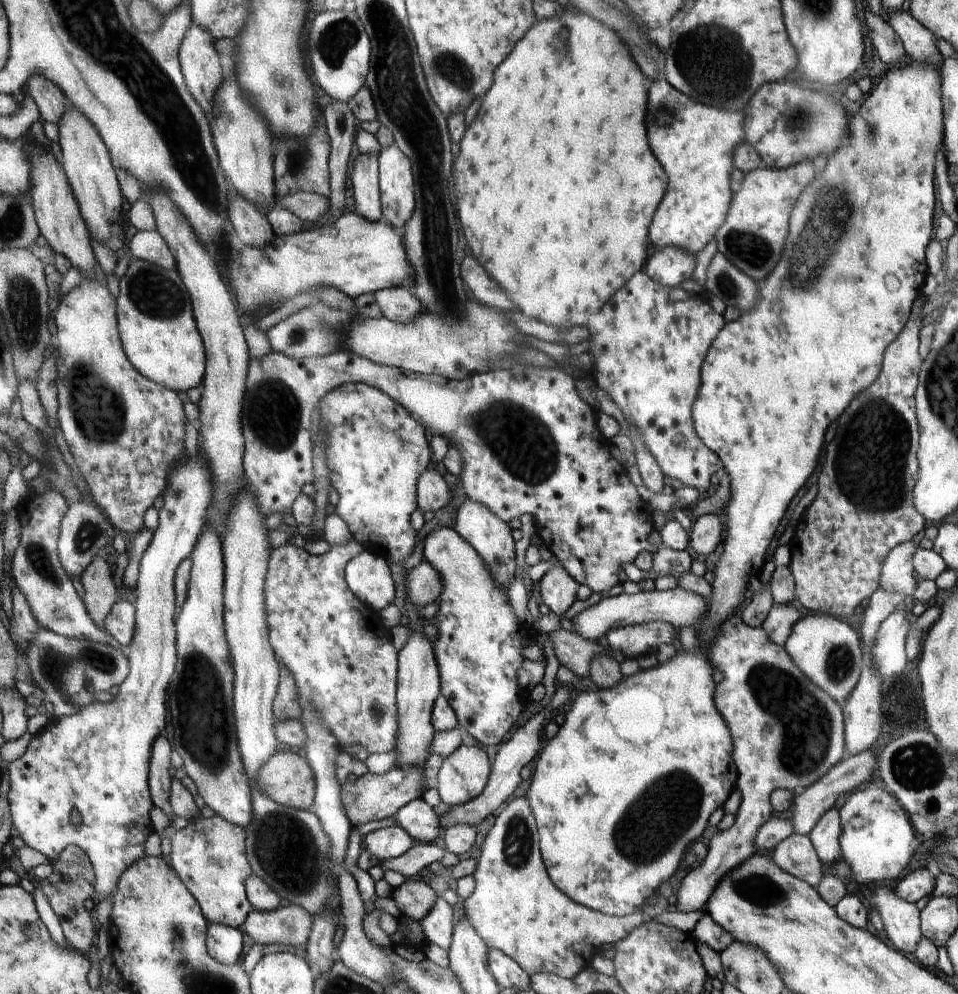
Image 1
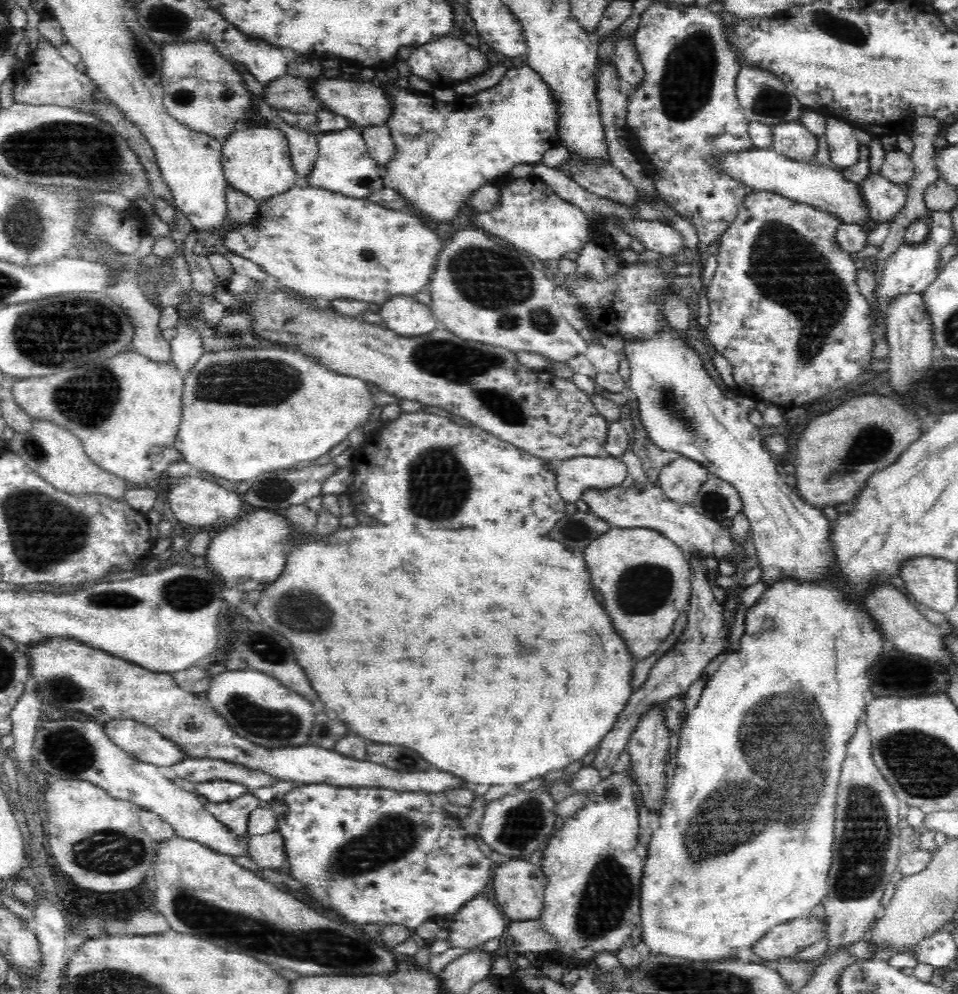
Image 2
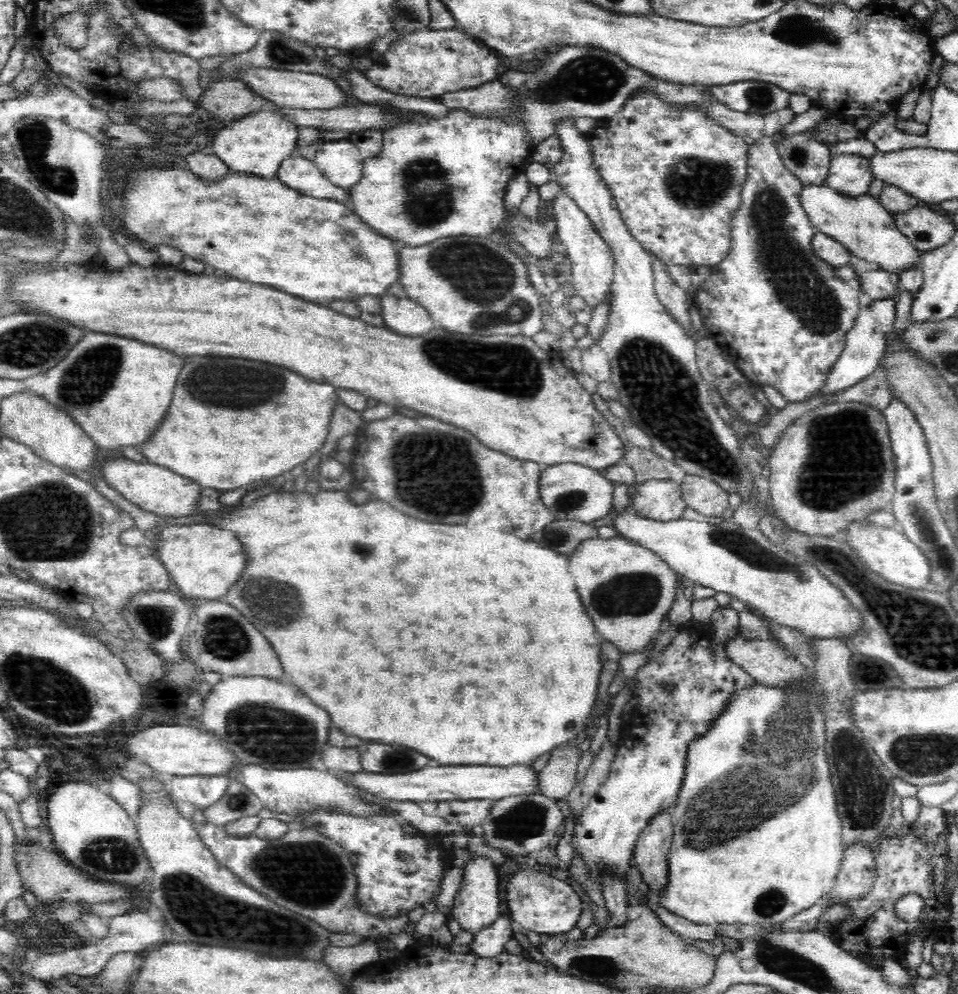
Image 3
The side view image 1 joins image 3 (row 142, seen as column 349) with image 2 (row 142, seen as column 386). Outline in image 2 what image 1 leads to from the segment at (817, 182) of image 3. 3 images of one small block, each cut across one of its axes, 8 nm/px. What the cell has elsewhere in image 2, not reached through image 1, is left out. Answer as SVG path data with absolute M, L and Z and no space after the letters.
M799 120L772 125L771 149L798 162L814 160L818 139Z

